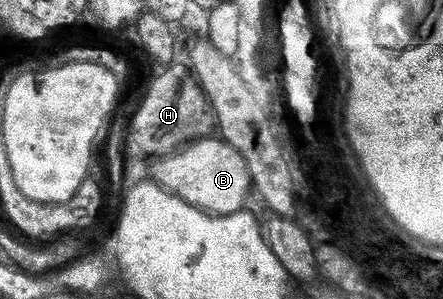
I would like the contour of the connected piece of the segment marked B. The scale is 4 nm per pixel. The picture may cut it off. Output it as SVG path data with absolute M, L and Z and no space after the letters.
M214 135L199 137L173 153L159 156L154 165L153 180L207 213L236 213L243 208L246 196L251 196L250 172L244 159L227 143Z

